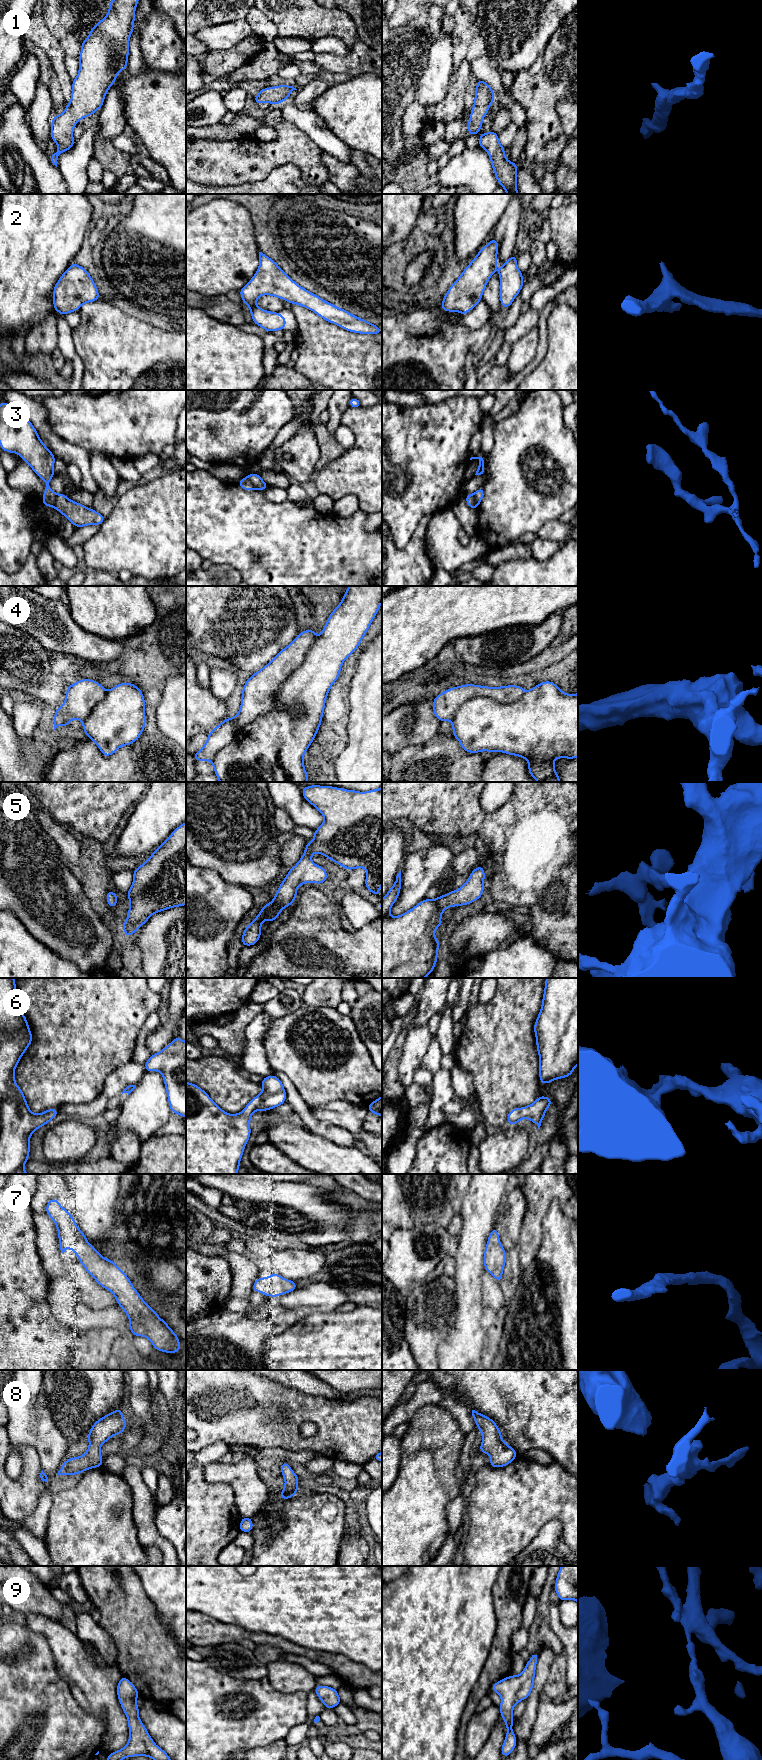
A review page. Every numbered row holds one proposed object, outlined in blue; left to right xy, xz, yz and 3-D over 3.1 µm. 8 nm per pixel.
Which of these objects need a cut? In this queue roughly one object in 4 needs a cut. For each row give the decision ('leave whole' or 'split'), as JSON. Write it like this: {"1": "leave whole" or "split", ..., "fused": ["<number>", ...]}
{"1": "leave whole", "2": "leave whole", "3": "split", "4": "split", "5": "leave whole", "6": "leave whole", "7": "leave whole", "8": "leave whole", "9": "leave whole", "fused": ["3", "4"]}

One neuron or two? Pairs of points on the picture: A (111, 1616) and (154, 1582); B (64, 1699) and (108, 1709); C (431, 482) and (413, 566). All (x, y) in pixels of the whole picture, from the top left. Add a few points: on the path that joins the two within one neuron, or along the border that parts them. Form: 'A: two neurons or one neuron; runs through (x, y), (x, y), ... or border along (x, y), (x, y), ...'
A: two neurons; border along (137, 1576), (155, 1611)
B: two neurons; border along (65, 1682), (77, 1703), (86, 1712), (98, 1715)
C: two neurons; border along (431, 515), (425, 515), (421, 519), (411, 537)

